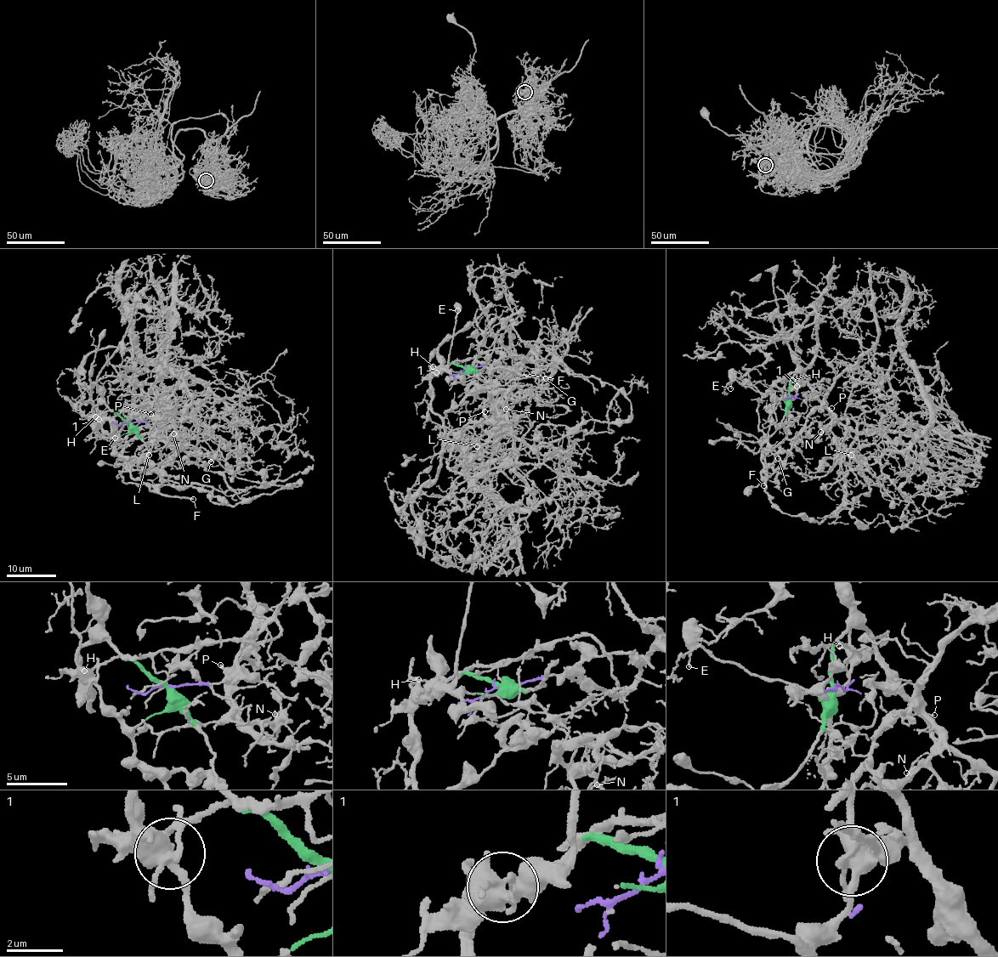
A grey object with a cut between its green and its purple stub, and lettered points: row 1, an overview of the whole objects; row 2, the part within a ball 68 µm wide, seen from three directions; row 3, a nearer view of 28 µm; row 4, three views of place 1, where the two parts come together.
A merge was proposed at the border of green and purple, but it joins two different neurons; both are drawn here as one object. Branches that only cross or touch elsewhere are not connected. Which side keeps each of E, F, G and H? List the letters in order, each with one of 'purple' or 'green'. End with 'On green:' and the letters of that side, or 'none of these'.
E: green
F: green
G: purple
H: green
On green: E, F, H

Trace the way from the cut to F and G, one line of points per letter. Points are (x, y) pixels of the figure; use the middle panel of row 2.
F: (466, 368), (467, 371), (452, 371), (450, 376), (460, 380), (475, 363), (526, 373)
G: (466, 370), (456, 374), (454, 381), (473, 383), (490, 392), (518, 385), (538, 387), (545, 378)

